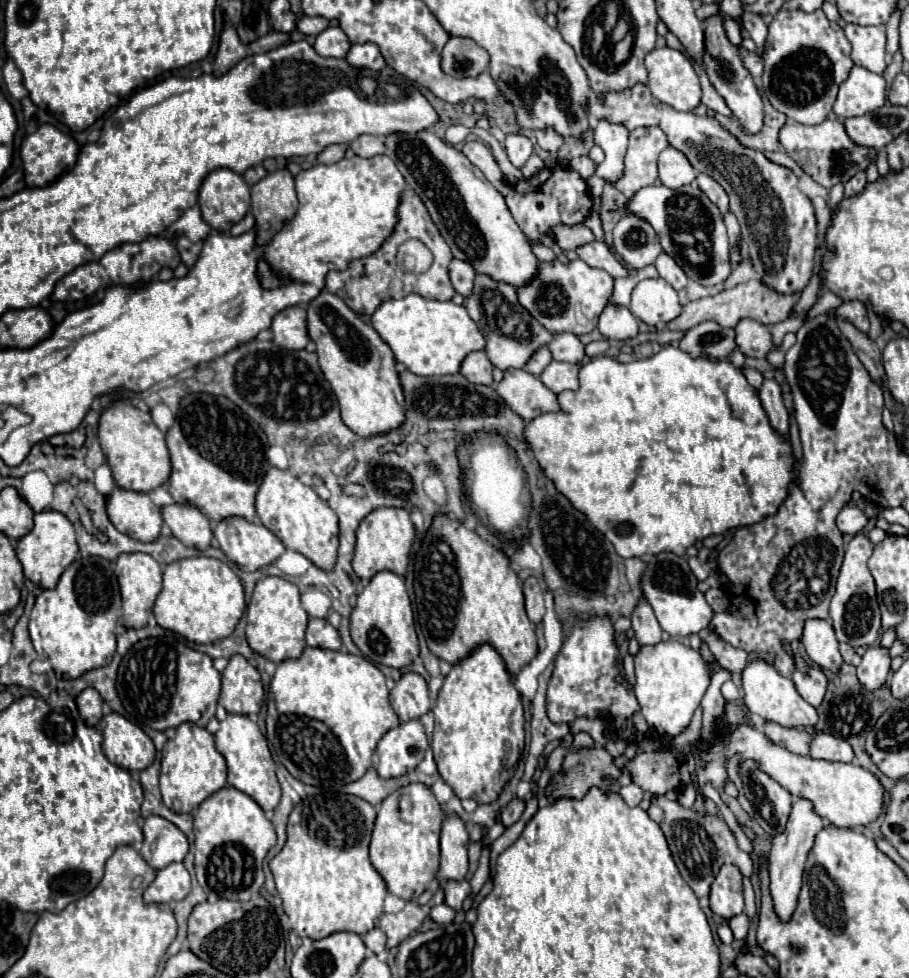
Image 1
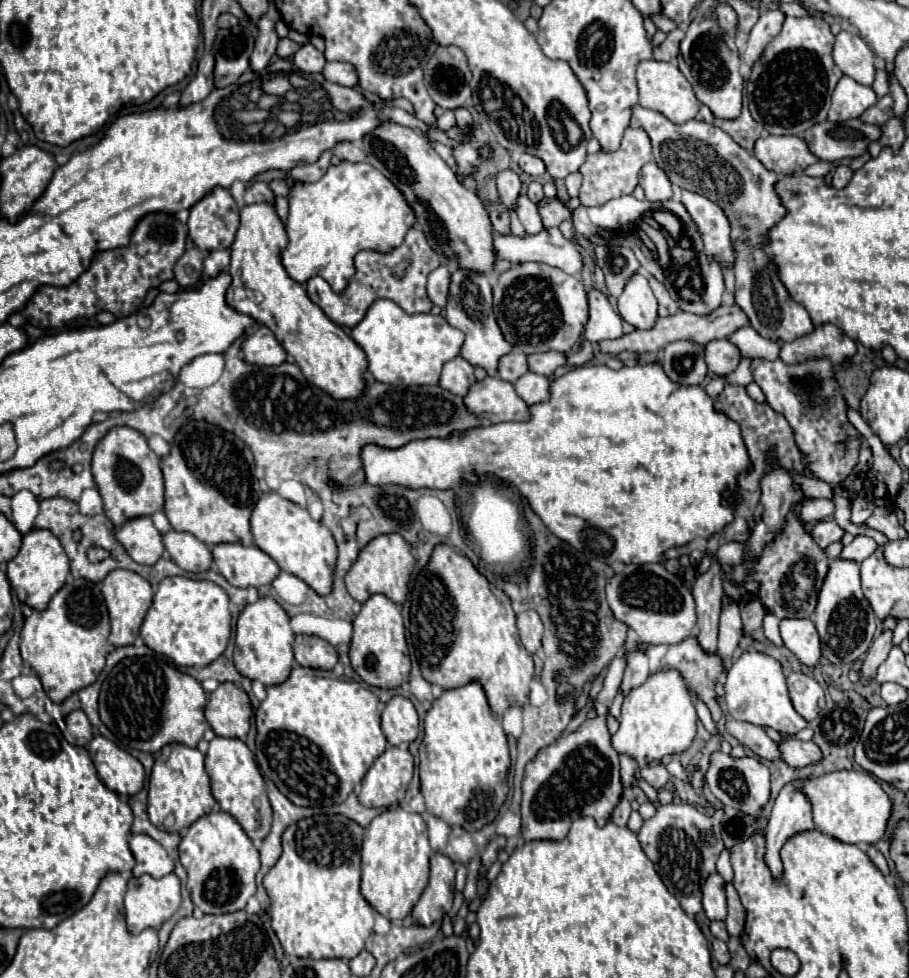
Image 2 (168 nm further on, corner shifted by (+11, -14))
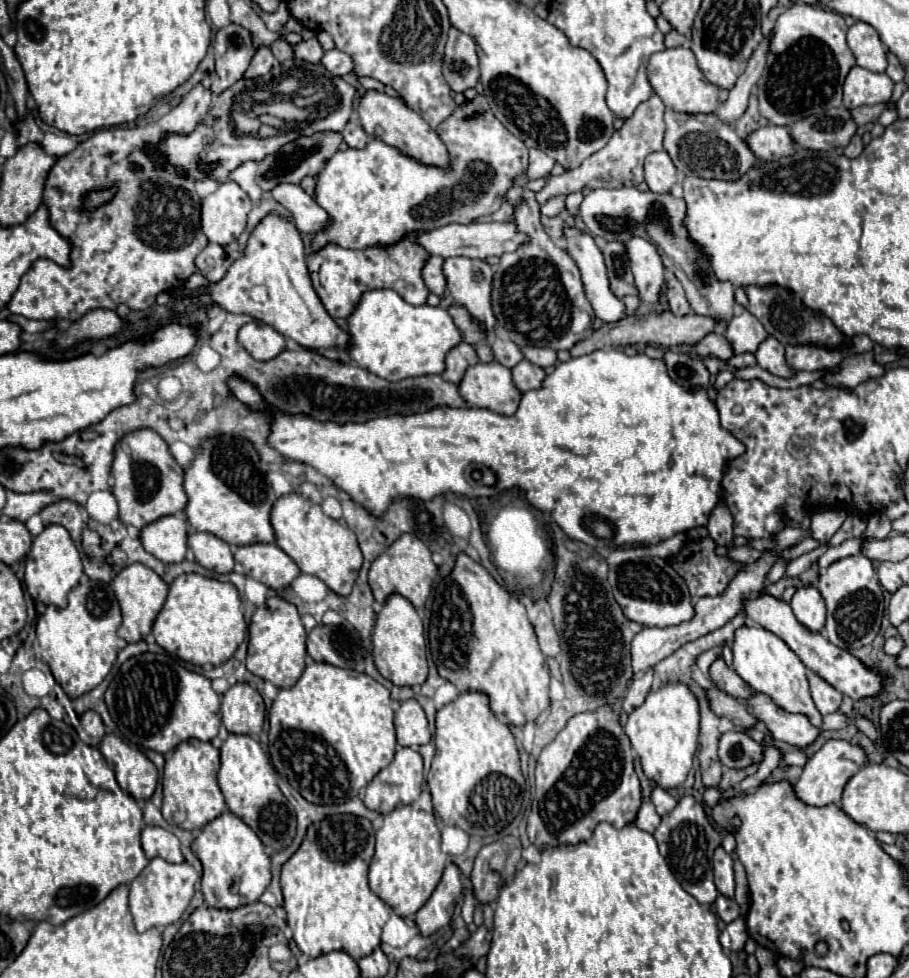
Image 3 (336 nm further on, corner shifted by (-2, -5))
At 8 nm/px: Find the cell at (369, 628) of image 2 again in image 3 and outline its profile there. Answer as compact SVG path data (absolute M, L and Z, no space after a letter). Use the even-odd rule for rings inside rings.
M394 593L386 599L382 611L376 615L376 631L372 631L372 645L374 645L374 663L380 675L392 681L396 687L414 687L422 685L428 677L428 663L426 663L426 641L424 641L424 627L418 611L410 601L402 595Z

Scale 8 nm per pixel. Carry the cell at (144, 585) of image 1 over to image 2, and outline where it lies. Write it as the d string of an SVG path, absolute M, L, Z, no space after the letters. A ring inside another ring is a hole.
M113 570L103 580L101 592L103 592L105 604L107 604L107 610L109 610L111 624L109 642L113 646L129 646L129 644L133 644L135 638L139 636L139 628L141 628L143 616L147 614L147 610L151 606L151 598L153 598L151 584L143 576L139 576L137 572Z

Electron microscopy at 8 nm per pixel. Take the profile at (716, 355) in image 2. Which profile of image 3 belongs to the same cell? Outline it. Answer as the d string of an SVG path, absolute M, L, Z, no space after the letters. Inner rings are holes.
M708 333L704 339L700 339L696 345L692 345L692 351L700 357L714 357L714 359L730 359L734 353L730 353L730 345L726 345L726 339L718 333Z

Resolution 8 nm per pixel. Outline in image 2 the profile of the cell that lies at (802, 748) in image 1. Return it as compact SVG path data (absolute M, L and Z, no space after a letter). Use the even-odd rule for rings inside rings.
M727 720L727 732L735 736L745 748L749 748L755 756L763 760L781 760L781 750L779 744L773 742L761 726L753 726L749 722L737 722L737 720Z

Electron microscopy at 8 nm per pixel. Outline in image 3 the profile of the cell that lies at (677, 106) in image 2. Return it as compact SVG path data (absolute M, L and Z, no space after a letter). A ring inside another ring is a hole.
M674 47L654 53L648 61L648 81L654 91L662 97L664 105L672 111L680 113L714 113L718 107L718 91L720 87L706 81L702 71L696 65L696 57L690 47Z

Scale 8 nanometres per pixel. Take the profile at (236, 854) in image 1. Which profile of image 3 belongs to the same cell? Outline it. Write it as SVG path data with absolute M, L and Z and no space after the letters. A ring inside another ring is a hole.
M226 811L208 825L204 825L192 843L192 853L204 867L202 895L204 901L214 909L238 909L260 899L270 885L270 859L264 853L258 835L234 813Z

